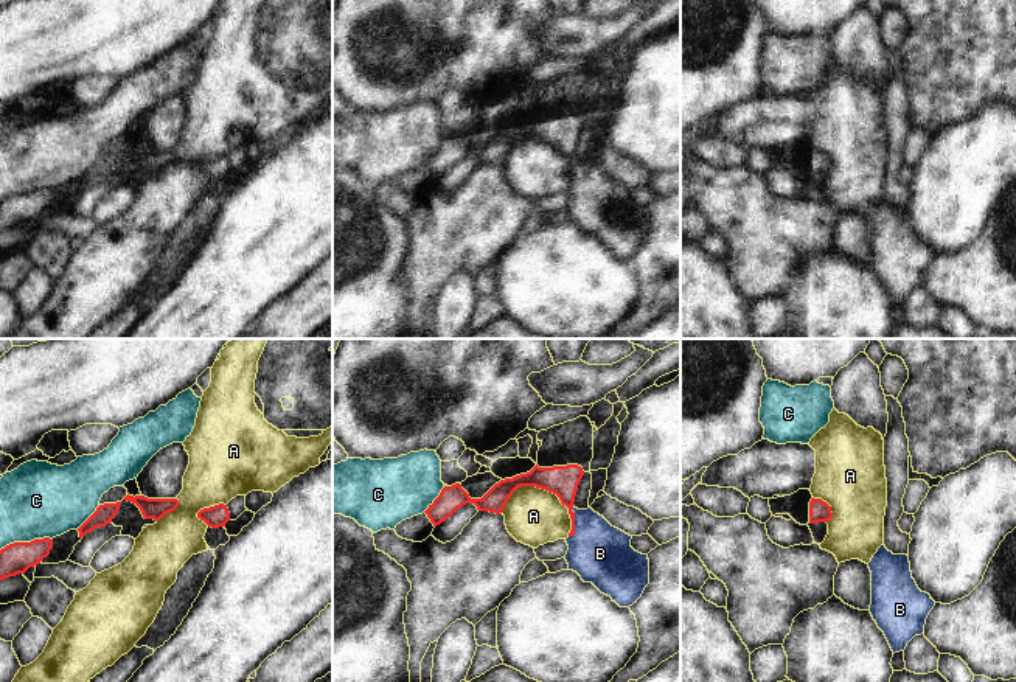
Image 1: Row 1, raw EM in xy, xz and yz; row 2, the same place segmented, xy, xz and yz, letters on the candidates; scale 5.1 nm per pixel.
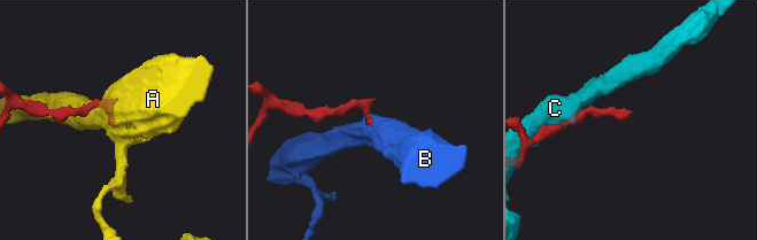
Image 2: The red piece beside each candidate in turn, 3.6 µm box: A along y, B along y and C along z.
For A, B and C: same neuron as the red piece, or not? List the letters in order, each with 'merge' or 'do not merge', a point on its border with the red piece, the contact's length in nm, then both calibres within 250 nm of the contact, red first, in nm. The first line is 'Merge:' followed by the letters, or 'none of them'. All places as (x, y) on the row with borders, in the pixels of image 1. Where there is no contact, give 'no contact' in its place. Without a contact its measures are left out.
Merge: B
A: do not merge; contact xz (542, 488); length 380 nm; calibres 160 and 300 nm
B: merge; contact xz (574, 522); length 160 nm; calibres 160 and 320 nm
C: do not merge; contact xy (25, 542); length 280 nm; calibres 160 and 400 nm

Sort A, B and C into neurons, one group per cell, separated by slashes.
A / B / C

